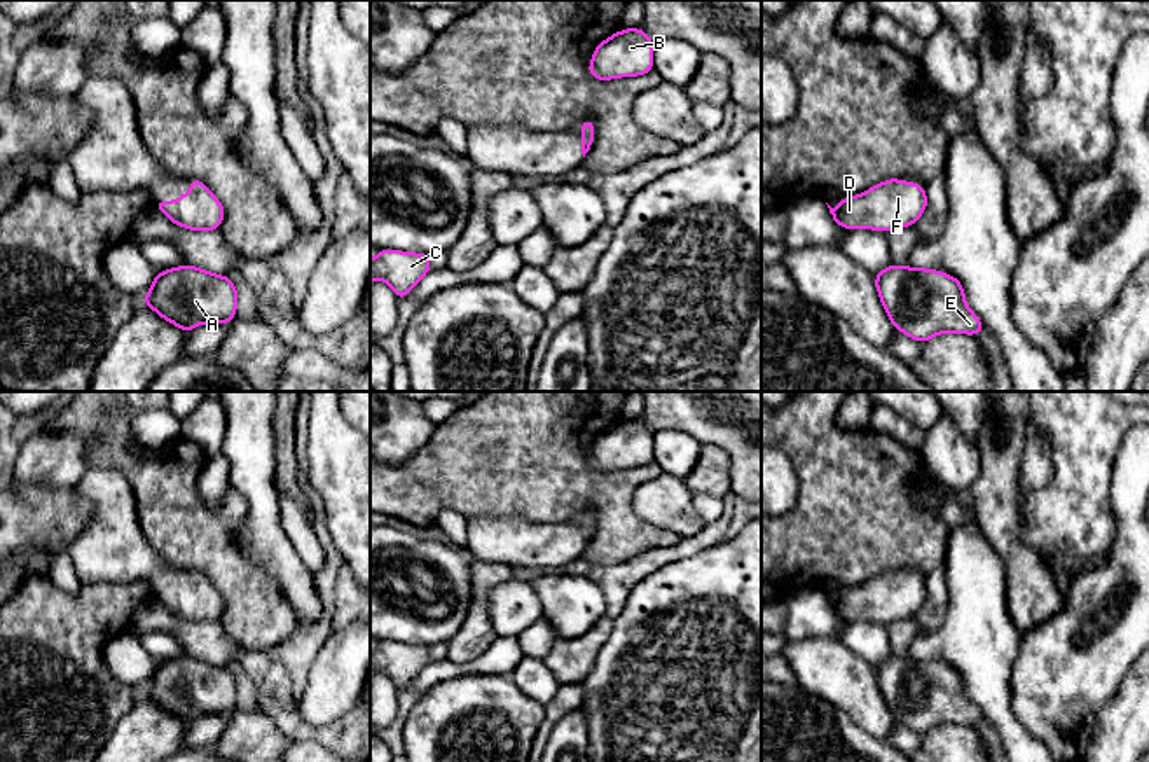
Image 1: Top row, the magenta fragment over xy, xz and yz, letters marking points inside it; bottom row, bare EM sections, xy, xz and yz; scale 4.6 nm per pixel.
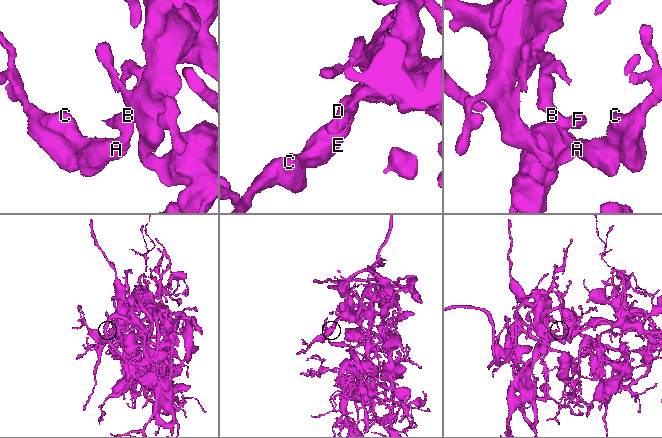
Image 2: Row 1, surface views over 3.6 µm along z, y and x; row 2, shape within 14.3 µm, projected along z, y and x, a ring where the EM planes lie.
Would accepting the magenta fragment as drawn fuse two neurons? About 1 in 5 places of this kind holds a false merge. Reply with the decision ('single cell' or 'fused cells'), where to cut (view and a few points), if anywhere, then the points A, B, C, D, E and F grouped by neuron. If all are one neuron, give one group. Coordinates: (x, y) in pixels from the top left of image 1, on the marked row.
single cell; no cut; A B C D E F

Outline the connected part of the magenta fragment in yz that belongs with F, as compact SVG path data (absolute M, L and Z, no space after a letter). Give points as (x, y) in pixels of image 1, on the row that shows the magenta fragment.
M885 180L863 194L838 201L829 213L836 225L849 231L866 227L873 231L896 231L913 225L927 206L925 189L915 182Z

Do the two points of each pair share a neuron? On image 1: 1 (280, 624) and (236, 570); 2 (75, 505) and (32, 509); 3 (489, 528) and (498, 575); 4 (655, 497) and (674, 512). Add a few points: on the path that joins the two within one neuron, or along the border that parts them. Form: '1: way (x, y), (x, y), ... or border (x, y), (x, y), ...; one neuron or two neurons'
1: way (266, 610), (241, 584); one neuron
2: way (65, 509), (42, 509); one neuron
3: border (474, 558), (509, 563), (514, 568); two neurons
4: way (660, 502), (669, 507); one neuron

